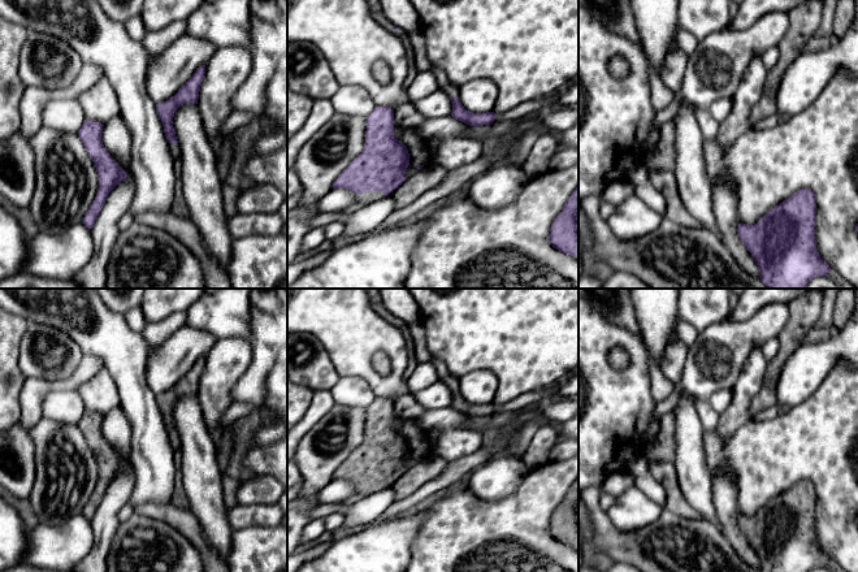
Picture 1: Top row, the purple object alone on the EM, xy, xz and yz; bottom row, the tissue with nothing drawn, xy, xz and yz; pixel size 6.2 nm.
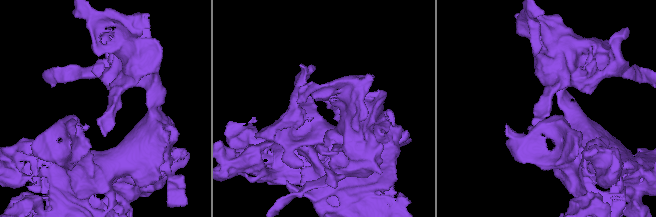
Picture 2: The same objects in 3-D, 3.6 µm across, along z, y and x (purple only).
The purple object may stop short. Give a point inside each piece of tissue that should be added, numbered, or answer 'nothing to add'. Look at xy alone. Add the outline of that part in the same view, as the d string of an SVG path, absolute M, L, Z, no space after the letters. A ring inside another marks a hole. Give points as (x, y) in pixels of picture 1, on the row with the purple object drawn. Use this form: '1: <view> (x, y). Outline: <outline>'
1: xy (174, 150). Outline: M168 142L168 147L169 147L170 155L173 156L174 160L181 159L179 146L172 144Z

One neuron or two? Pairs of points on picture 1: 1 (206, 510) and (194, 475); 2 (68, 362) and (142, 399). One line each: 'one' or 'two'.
1: one
2: two

